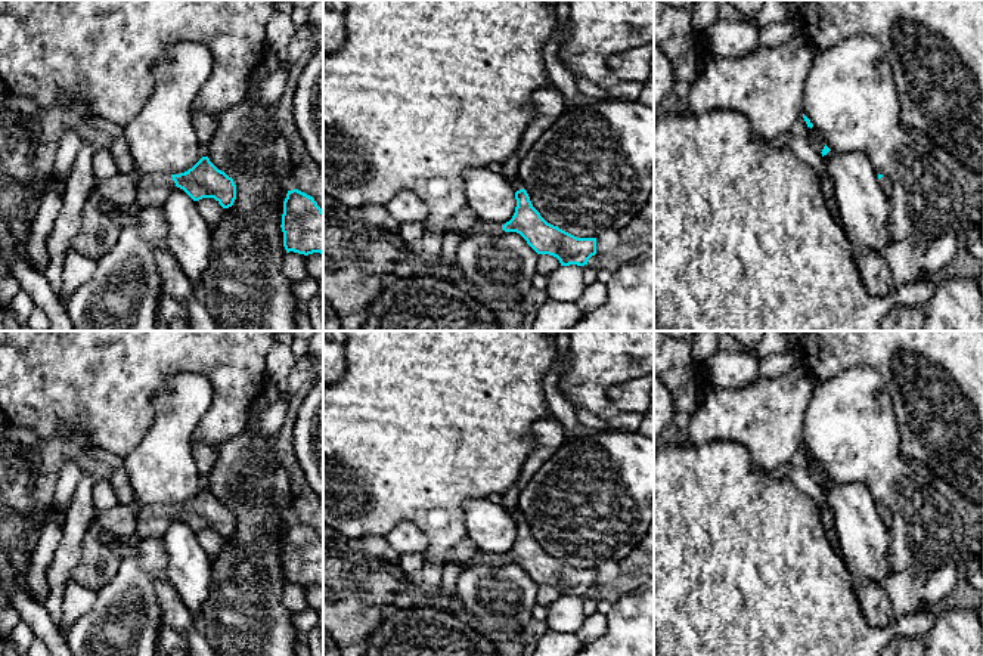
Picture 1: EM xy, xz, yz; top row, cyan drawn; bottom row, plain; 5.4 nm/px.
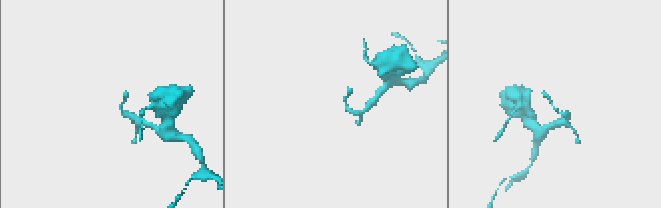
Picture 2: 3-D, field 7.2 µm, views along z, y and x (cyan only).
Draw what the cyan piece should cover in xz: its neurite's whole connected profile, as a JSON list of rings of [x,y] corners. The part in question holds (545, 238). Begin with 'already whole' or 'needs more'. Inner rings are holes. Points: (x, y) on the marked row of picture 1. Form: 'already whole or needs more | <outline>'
needs more | [[[524,188],[515,192],[515,199],[515,213],[509,222],[497,225],[477,220],[469,229],[462,232],[462,239],[480,232],[517,232],[537,254],[553,256],[561,266],[584,266],[596,254],[596,238],[577,238],[548,223],[533,207]]]

